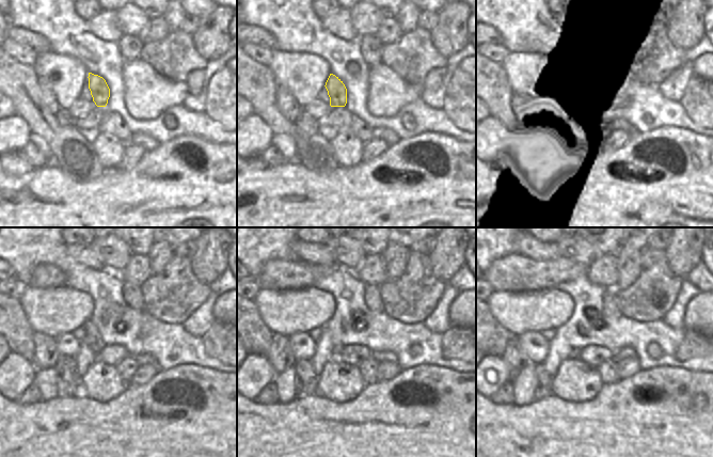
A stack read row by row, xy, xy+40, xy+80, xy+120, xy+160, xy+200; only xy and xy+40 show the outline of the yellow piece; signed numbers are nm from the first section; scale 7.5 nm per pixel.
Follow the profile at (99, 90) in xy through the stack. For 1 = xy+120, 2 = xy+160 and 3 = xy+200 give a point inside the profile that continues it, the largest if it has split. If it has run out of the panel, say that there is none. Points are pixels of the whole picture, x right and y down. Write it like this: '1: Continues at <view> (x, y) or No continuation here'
1: Continues at xy+120 (93, 339)
2: Continues at xy+160 (337, 349)
3: Continues at xy+200 (575, 352)

